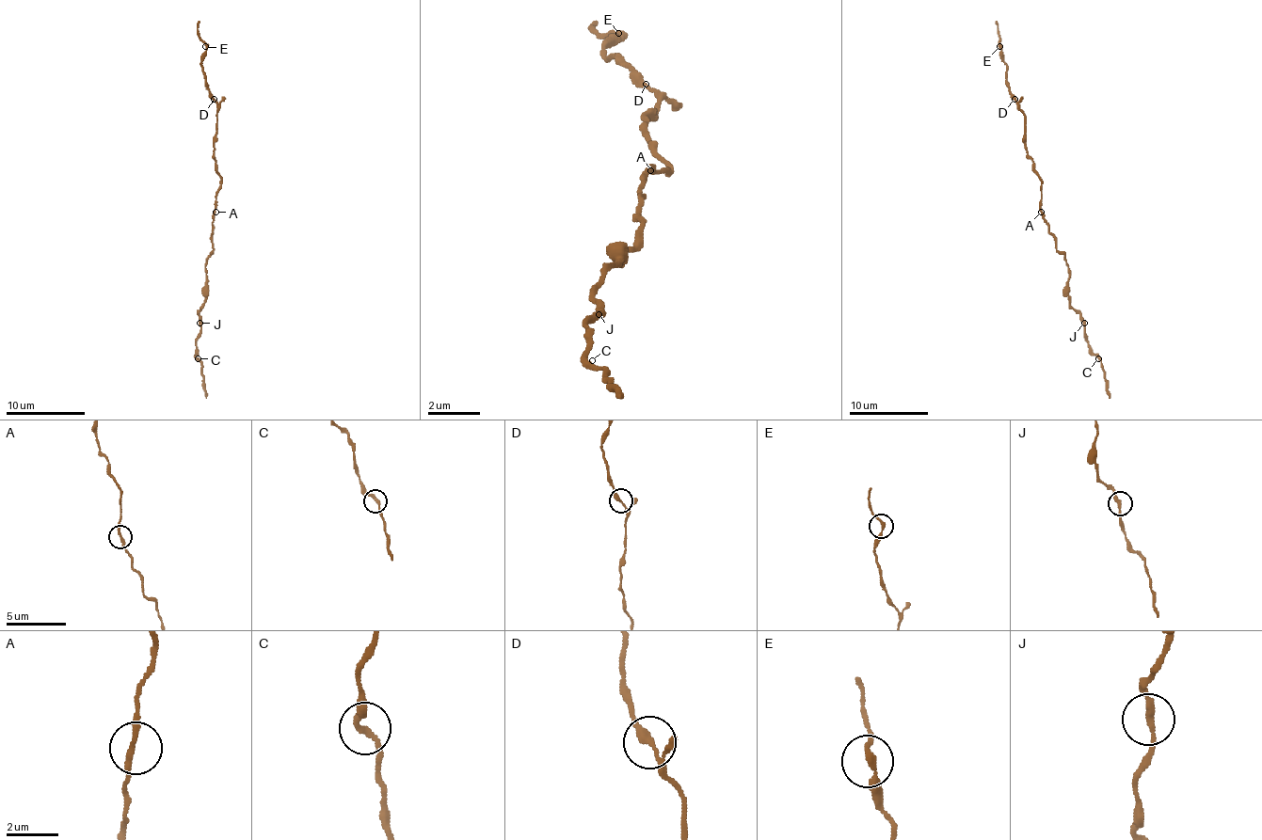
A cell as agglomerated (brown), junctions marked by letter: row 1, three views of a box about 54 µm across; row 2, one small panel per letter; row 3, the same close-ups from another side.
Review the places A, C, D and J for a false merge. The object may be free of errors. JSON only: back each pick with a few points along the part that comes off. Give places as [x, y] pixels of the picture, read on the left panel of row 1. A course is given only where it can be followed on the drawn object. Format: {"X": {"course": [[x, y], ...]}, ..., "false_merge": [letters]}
{"false_merge": []}

